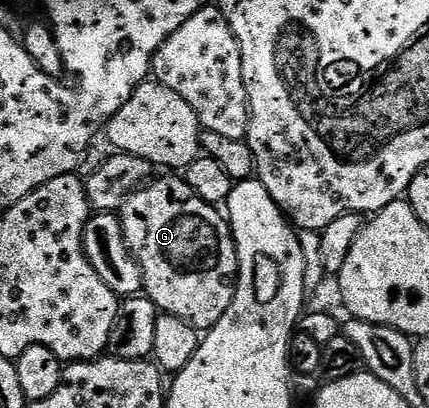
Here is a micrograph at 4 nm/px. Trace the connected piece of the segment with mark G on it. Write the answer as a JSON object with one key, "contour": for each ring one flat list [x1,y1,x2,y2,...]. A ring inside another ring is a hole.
{"contour":[[165,176,169,177,161,177,158,181,156,179,150,180,144,187,133,190,128,199,125,200,124,205,119,210,123,235,125,242,129,245,129,252,133,254,137,266,141,268,141,284,144,296,157,304,157,308,162,314,177,316,179,320,185,321,197,331,208,331,213,328,215,323,219,323,219,319,223,319,227,307,231,307,231,299,237,293,237,248,233,242,233,233,229,229,226,214,218,206,209,205,203,199,199,199,199,195,195,195,195,191,186,183,184,176]]}

